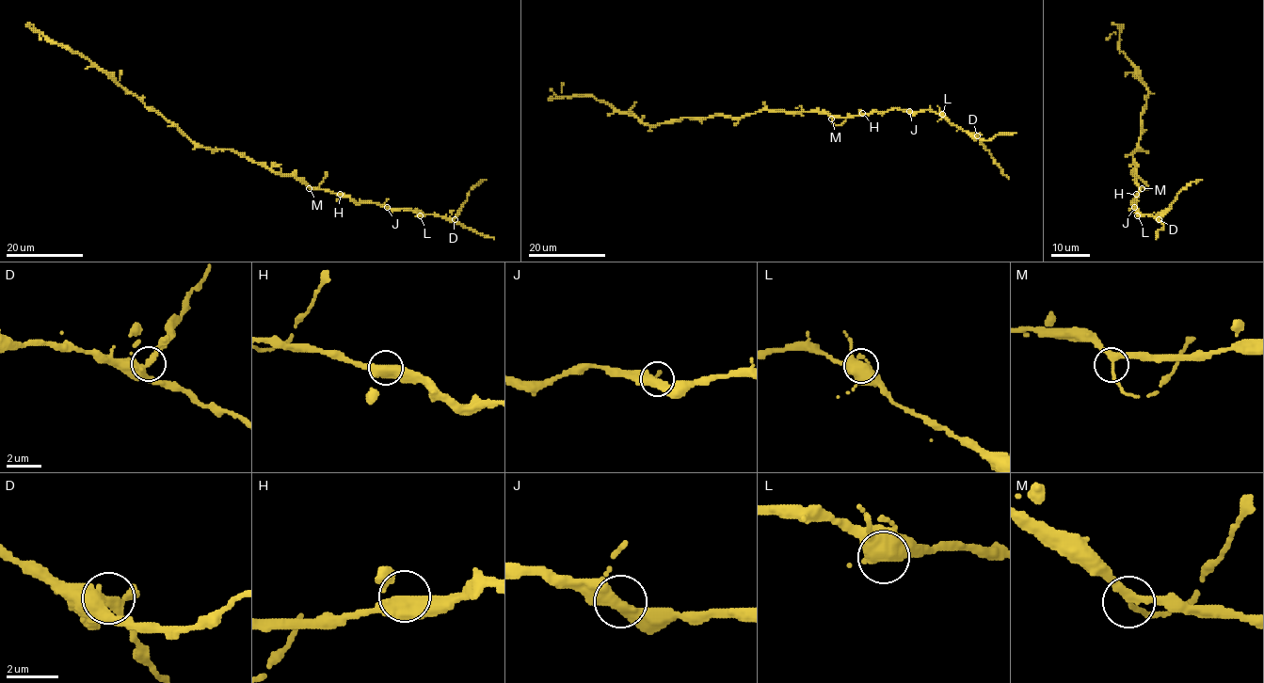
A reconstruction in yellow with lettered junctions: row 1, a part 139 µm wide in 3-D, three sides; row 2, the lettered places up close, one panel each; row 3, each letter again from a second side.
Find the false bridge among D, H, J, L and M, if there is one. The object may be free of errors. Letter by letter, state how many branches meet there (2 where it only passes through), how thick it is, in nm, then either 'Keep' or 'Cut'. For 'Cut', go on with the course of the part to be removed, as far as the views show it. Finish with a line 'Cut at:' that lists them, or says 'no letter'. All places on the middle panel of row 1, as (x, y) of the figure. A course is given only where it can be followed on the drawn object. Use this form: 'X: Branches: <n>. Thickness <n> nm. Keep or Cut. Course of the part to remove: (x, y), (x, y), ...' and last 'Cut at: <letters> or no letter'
D: Branches: 3. Thickness 360 nm. Cut. Course of the part to remove: (976, 135), (1003, 174), (1009, 177)
H: Branches: 3. Thickness 380 nm. Keep
J: Branches: 3. Thickness 360 nm. Keep
L: Branches: 3. Thickness 360 nm. Keep
M: Branches: 3. Thickness 240 nm. Keep
Cut at: D

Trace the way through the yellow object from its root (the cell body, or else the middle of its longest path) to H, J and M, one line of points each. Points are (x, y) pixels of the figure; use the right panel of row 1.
H: (1134, 164), (1134, 182), (1140, 188), (1136, 194)
J: (1134, 164), (1134, 182), (1140, 188), (1135, 202), (1131, 203), (1134, 207)
M: (1134, 164), (1134, 179), (1142, 188)

